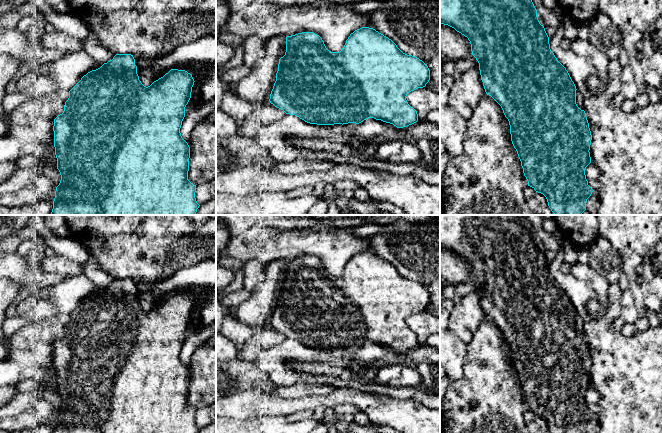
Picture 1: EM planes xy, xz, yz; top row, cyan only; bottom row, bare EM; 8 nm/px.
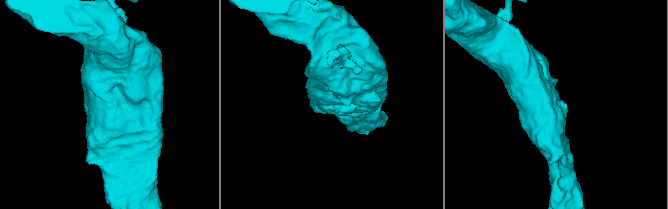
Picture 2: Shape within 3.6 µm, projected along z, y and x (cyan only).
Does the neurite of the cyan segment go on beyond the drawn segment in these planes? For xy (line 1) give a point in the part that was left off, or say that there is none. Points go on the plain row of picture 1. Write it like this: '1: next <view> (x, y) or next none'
1: next none

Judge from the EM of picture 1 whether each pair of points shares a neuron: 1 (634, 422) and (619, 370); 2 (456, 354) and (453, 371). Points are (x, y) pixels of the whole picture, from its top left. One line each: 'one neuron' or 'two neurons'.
1: one neuron
2: one neuron

